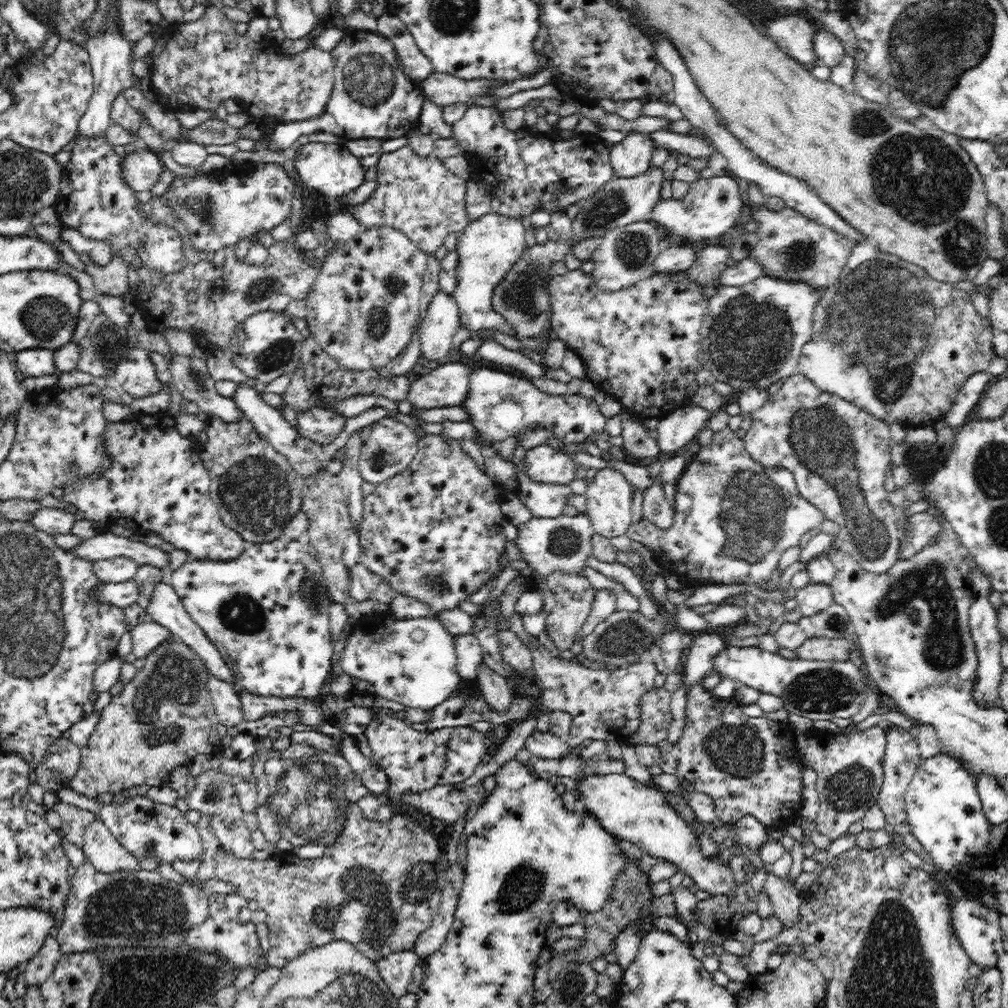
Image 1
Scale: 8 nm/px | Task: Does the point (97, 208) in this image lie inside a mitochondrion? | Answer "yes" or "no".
no

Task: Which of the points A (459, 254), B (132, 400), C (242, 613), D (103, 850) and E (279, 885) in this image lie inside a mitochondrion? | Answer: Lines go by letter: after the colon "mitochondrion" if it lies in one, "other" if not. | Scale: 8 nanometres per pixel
A: other
B: other
C: mitochondrion
D: other
E: other

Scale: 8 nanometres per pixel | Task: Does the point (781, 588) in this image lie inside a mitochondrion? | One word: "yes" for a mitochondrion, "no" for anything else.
no

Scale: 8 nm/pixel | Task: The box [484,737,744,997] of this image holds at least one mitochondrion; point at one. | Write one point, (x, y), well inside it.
(522, 887)

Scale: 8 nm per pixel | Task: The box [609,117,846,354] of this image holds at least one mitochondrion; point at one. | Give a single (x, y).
(632, 248)

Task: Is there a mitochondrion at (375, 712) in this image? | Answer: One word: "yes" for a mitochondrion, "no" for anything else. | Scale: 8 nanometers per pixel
no

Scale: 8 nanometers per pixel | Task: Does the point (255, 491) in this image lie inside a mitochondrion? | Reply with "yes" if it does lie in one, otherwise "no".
yes

